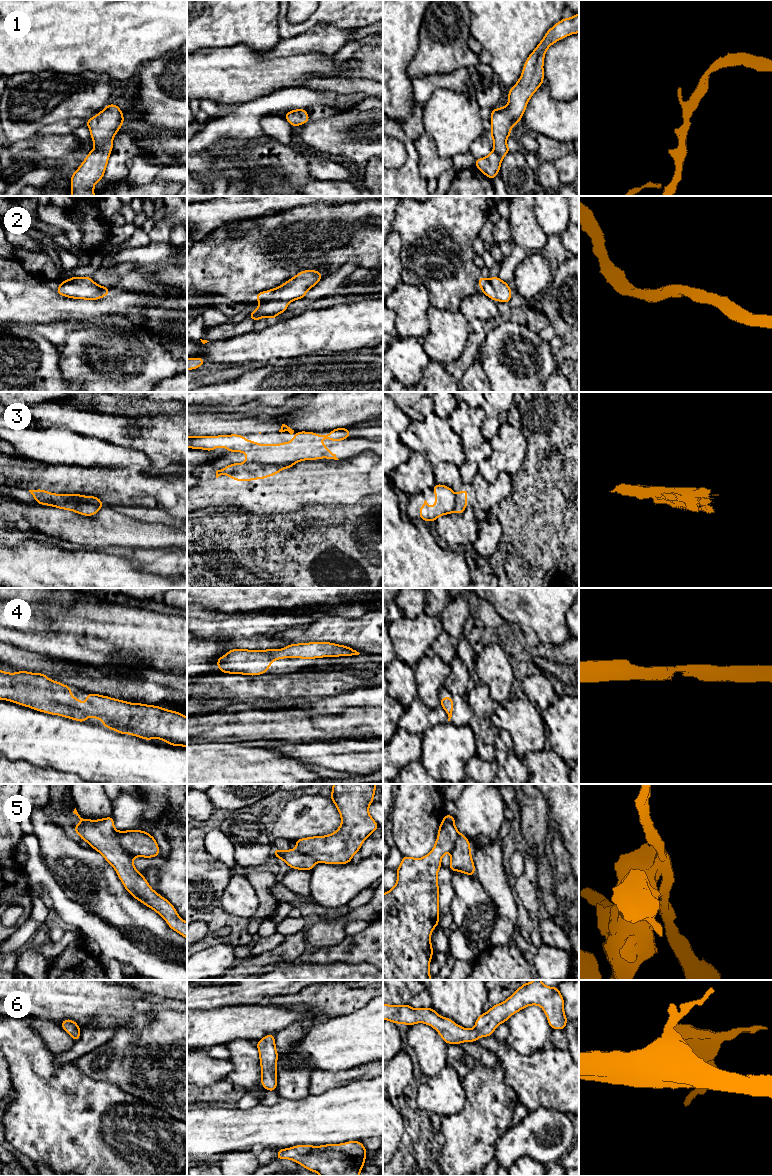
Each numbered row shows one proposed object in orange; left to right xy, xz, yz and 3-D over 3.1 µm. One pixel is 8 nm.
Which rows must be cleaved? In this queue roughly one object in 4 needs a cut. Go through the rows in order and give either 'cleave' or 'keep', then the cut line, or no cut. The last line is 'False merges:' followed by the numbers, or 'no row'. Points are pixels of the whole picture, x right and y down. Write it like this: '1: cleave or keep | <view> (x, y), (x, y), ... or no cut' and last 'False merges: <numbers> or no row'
1: keep | no cut
2: keep | no cut
3: cleave | xz (245, 462), (293, 463)
4: keep | no cut
5: cleave | xy (114, 830), (114, 838), (133, 856)
6: keep | no cut
False merges: 3, 5

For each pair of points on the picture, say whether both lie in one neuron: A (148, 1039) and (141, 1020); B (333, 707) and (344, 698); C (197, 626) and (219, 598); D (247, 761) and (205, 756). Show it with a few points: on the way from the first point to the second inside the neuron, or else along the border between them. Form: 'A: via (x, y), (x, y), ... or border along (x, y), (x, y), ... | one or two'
A: border along (152, 1004), (151, 1019), (142, 1028), (121, 1025) | two
B: via (336, 704), (341, 701) | one
C: border along (197, 604), (206, 608), (234, 612) | two
D: via (237, 761), (215, 761) | one

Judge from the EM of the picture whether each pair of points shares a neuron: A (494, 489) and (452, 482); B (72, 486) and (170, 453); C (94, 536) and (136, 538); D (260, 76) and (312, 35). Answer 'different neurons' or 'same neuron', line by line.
A: same neuron
B: different neurons
C: same neuron
D: different neurons

